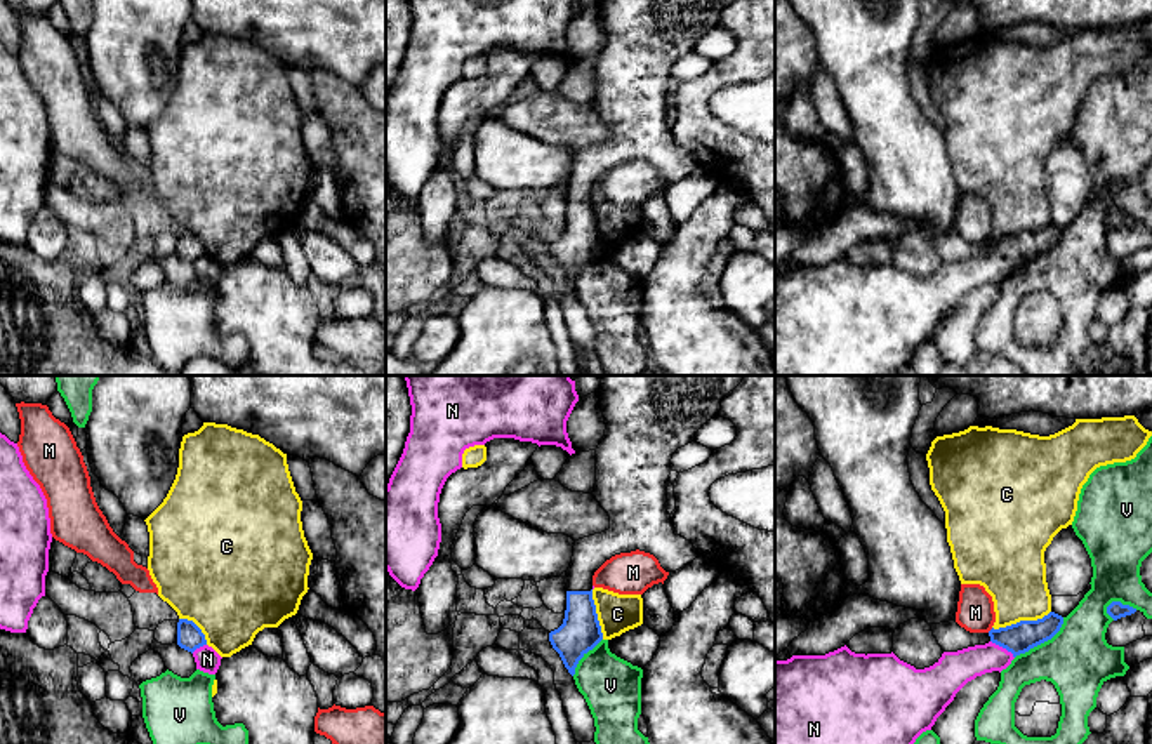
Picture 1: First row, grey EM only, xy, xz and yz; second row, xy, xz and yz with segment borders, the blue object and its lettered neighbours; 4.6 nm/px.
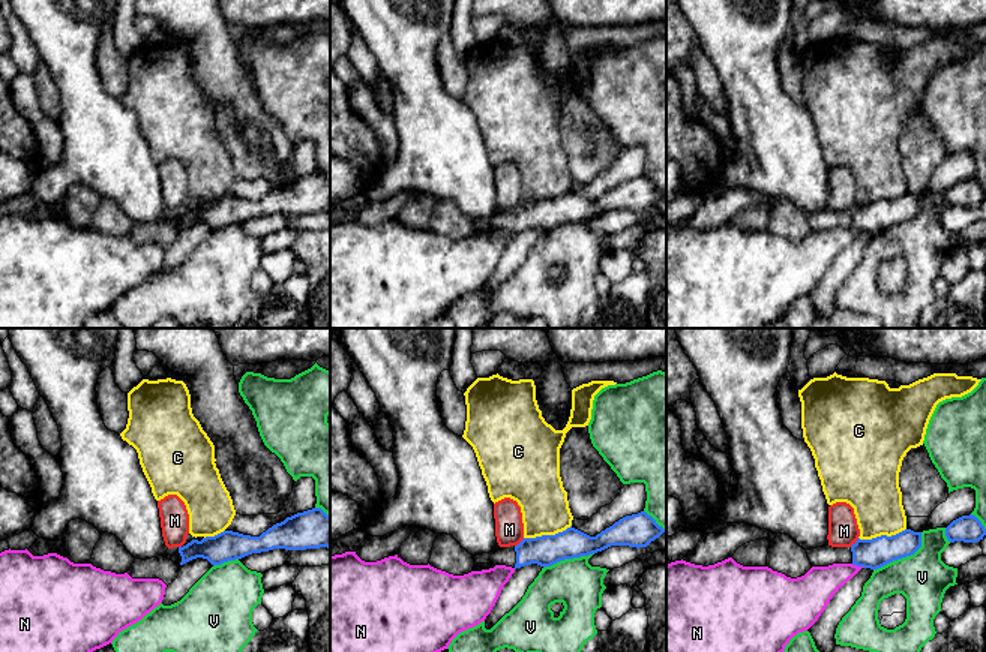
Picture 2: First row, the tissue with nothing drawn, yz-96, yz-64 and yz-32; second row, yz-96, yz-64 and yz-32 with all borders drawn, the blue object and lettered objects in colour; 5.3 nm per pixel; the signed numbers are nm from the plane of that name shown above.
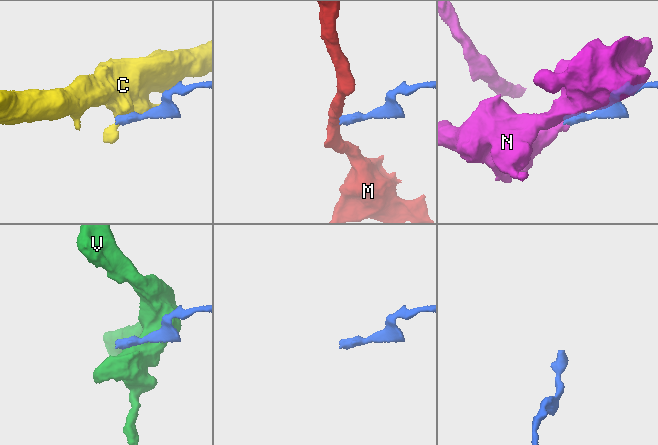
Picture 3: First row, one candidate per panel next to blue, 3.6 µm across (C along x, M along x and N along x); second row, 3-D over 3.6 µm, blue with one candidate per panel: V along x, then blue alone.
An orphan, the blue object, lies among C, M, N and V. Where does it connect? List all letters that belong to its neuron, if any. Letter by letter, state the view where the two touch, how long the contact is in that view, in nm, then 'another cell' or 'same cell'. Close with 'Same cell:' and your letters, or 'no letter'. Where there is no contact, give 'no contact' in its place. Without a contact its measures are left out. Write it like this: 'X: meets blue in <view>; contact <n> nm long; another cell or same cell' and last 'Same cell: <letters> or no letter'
C: meets blue in yz; contact 280 nm long; another cell
M: meets blue in yz; contact 40 nm long; another cell
N: meets blue in yz; contact 140 nm long; another cell
V: meets blue in yz; contact 300 nm long; another cell
Same cell: no letter

